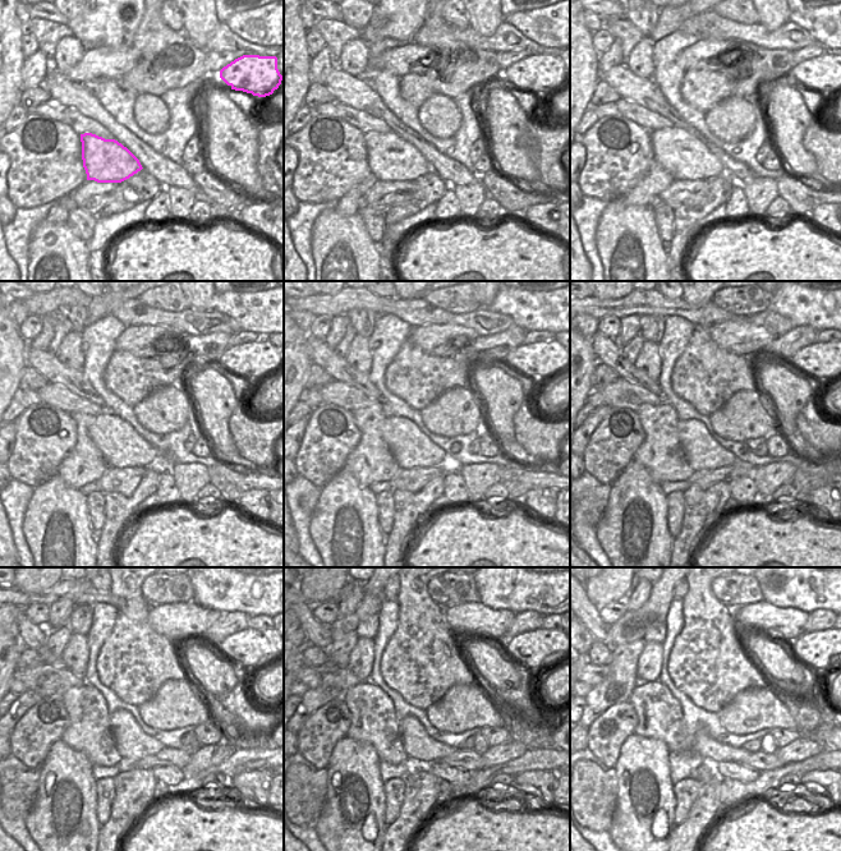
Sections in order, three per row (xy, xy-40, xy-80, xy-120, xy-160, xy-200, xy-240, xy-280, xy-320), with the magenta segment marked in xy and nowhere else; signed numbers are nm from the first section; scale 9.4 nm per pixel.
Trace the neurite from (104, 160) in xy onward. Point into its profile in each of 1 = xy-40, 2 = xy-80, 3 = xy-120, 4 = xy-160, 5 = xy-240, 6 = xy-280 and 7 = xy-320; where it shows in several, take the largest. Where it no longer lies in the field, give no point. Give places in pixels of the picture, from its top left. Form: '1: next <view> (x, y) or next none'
1: next xy-40 (390, 157)
2: next xy-80 (684, 156)
3: next xy-120 (122, 446)
4: next xy-160 (410, 447)
5: next xy-240 (132, 741)
6: next xy-280 (418, 744)
7: next xy-320 (712, 750)

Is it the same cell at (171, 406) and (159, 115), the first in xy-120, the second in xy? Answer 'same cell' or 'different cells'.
same cell

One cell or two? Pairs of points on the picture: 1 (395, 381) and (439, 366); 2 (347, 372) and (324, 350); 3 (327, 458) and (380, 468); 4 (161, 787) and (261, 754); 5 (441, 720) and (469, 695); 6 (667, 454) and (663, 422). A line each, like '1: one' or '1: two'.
1: one
2: one
3: two
4: one
5: one
6: one

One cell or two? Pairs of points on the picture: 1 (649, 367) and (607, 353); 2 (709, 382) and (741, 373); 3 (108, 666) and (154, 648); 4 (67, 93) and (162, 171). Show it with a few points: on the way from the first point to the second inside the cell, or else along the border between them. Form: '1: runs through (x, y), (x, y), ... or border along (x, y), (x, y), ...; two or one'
1: border along (633, 363), (656, 382); two
2: runs through (717, 375), (734, 373); one
3: runs through (119, 666), (142, 659); one
4: runs through (91, 107), (142, 151); one

